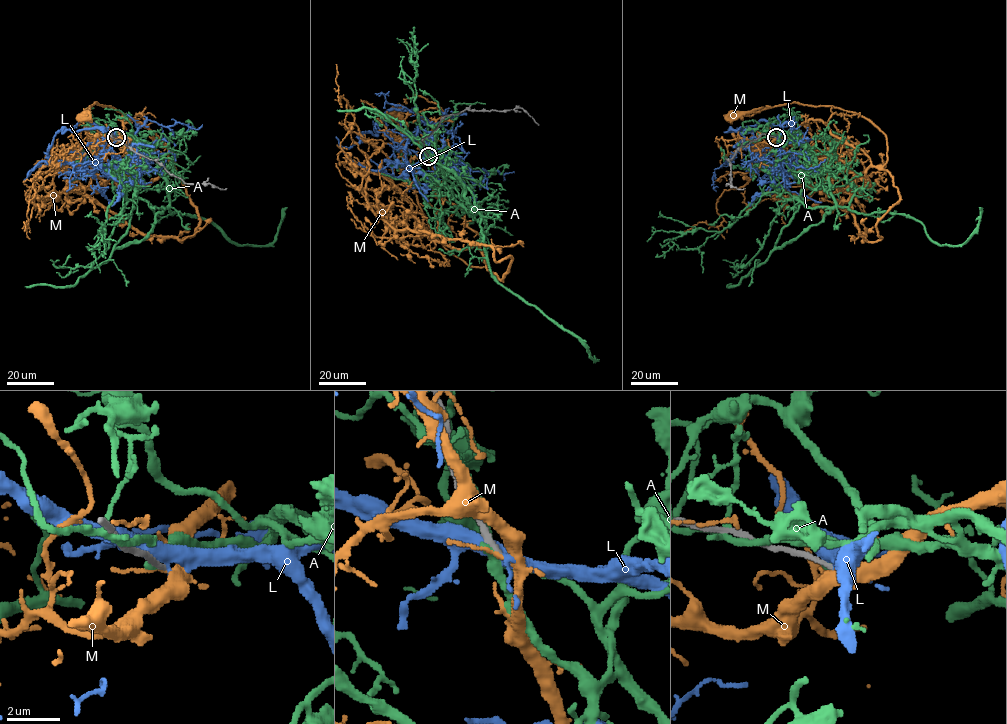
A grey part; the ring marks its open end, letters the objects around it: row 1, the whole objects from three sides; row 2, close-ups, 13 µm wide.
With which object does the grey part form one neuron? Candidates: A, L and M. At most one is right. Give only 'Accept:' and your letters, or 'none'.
Accept: none

